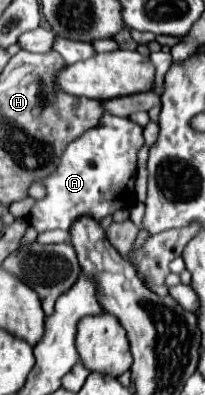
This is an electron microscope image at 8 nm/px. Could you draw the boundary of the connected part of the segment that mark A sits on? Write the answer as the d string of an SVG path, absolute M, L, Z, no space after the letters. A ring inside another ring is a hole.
M102 115L100 123L94 129L88 129L66 147L54 173L44 177L42 185L46 187L46 197L34 203L28 215L28 223L38 233L50 229L68 231L80 217L102 221L104 217L112 215L116 211L110 209L112 201L134 201L136 153L142 145L144 137L138 123L114 115Z

